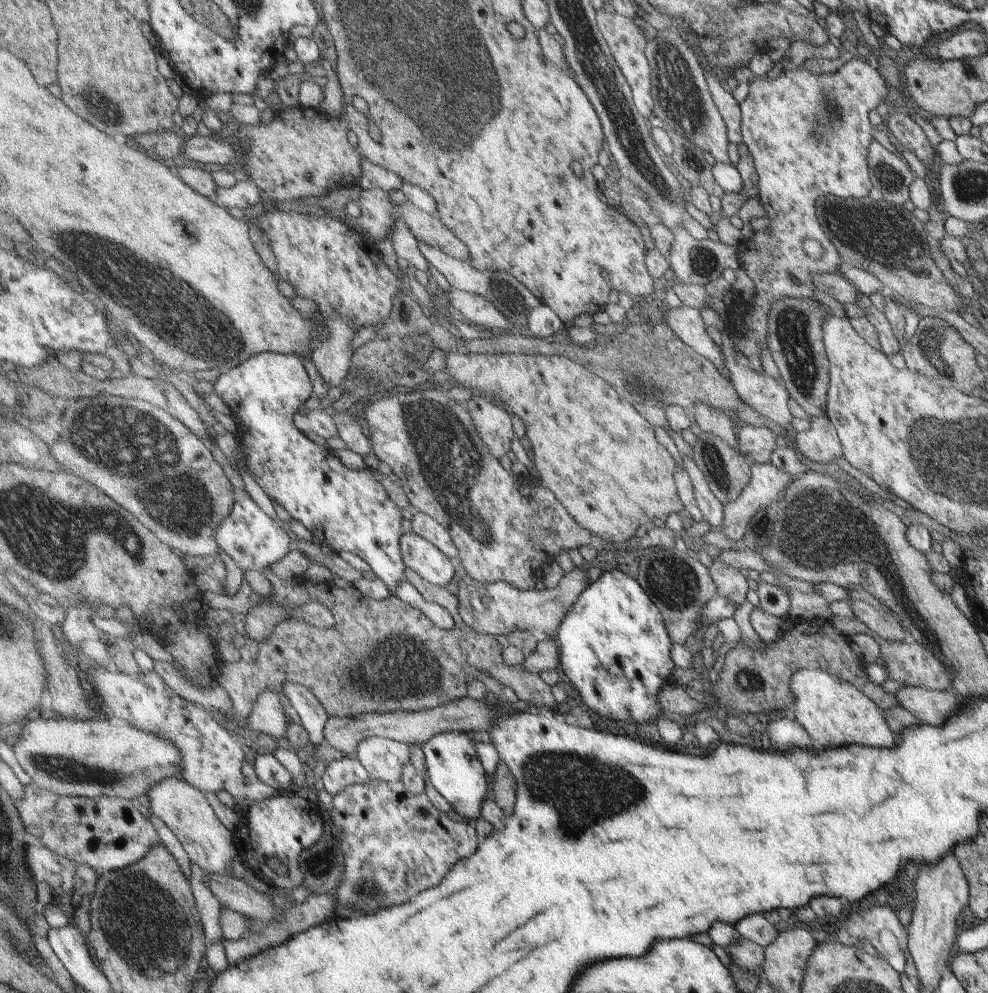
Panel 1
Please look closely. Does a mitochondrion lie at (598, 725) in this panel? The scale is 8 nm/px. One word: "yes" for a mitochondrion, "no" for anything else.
no

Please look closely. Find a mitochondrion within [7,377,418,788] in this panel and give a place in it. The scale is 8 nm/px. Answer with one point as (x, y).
(136, 449)

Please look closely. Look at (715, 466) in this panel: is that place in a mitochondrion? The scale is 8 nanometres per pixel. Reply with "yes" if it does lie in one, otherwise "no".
yes

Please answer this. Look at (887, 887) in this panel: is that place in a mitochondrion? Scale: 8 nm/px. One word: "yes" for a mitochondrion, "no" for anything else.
no

